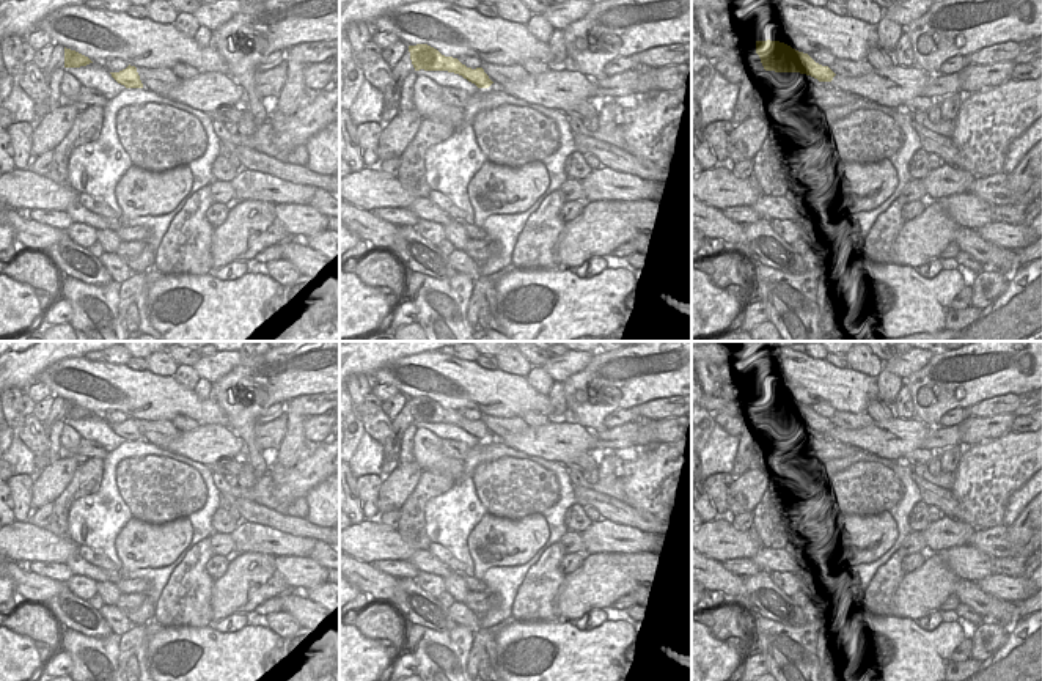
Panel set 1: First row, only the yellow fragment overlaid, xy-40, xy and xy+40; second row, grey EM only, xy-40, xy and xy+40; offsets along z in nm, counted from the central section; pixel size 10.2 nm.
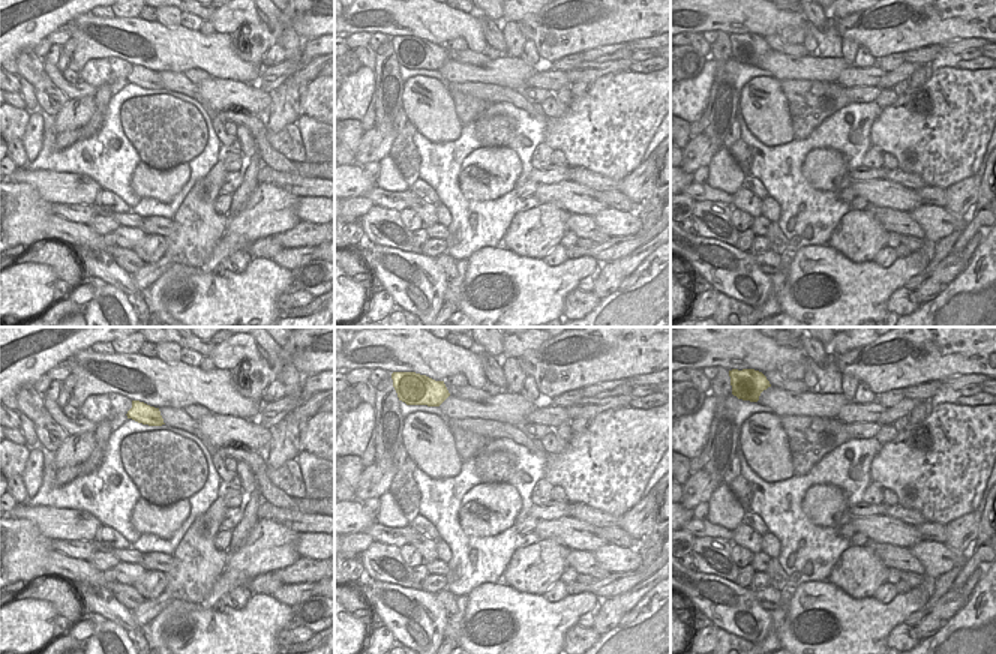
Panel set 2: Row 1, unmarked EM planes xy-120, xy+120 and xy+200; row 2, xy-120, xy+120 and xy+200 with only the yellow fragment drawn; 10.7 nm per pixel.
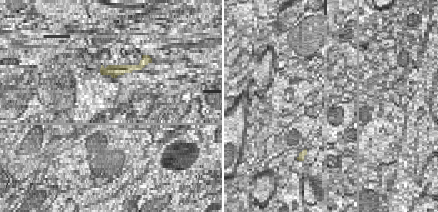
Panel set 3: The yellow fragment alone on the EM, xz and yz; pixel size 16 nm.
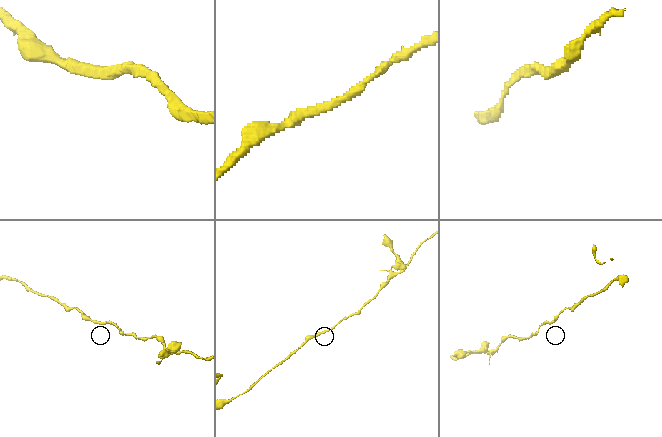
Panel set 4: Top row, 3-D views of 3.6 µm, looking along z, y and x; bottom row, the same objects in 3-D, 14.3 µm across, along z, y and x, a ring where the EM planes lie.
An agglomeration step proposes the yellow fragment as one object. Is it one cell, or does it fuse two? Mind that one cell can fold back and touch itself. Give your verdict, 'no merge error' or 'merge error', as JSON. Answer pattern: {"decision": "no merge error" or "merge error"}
{"decision": "no merge error"}

